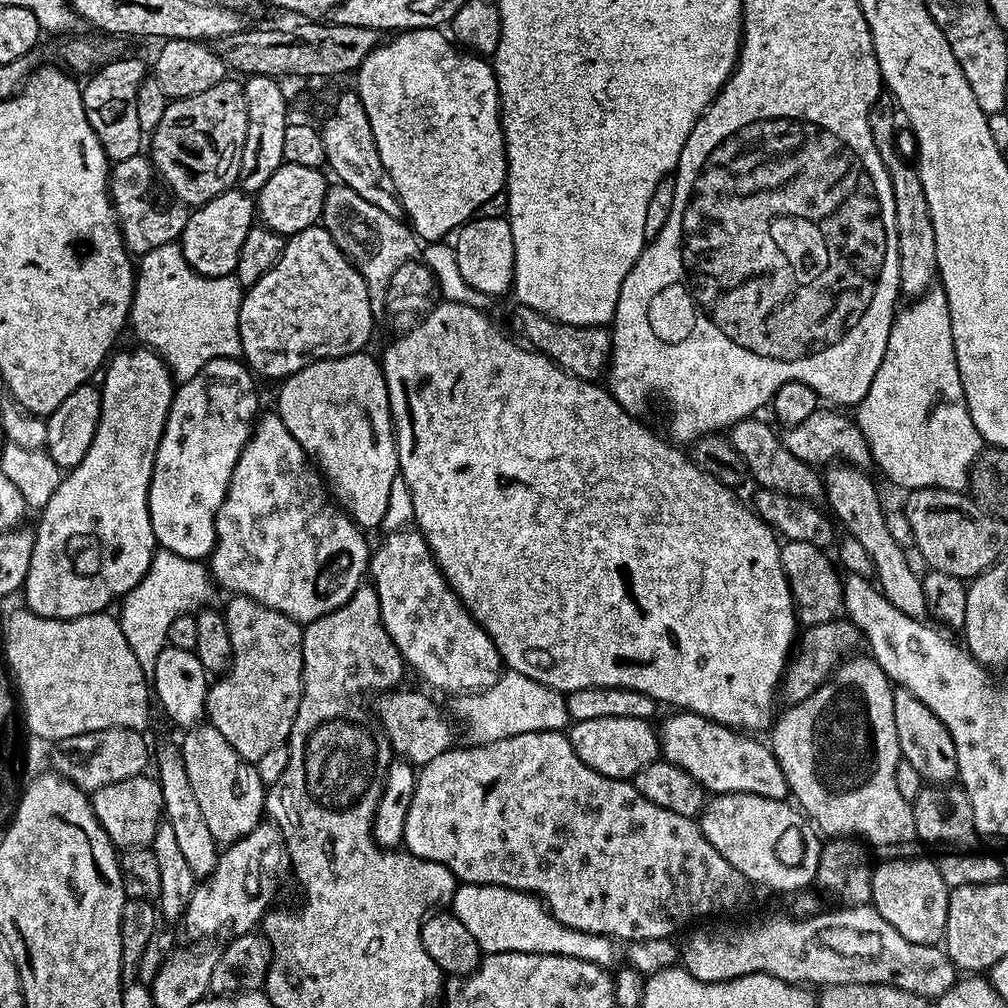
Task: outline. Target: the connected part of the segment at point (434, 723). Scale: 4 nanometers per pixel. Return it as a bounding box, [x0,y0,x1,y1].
[378,690,453,766]

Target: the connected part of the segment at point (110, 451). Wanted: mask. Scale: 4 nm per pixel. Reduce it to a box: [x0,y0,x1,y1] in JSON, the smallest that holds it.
[22,349,175,620]

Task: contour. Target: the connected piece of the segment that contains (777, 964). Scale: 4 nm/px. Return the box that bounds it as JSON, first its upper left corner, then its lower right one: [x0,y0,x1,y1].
[682,904,958,998]

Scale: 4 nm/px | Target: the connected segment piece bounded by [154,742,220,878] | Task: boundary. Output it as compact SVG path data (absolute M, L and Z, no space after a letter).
M179 743L164 744L157 752L155 749L154 776L160 781L162 790L163 819L174 830L176 841L182 855L186 858L186 863L190 865L190 870L194 870L198 878L207 878L218 862L220 852L214 834L210 834L210 825L198 806L198 798L194 798L194 790L190 787L190 777L186 774Z

